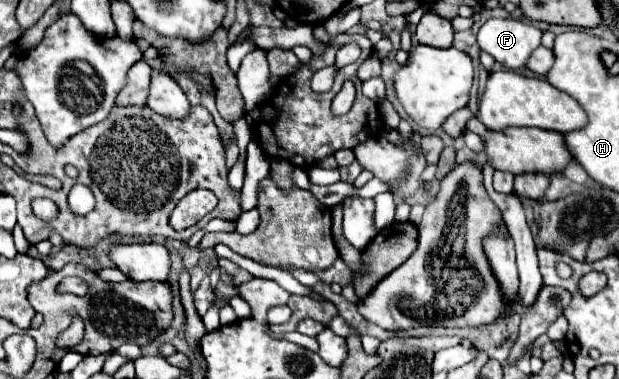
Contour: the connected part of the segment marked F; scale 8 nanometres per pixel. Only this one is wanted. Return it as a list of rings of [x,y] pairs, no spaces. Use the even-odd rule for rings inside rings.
[[[489,19],[477,33],[479,47],[487,51],[497,63],[501,63],[505,69],[521,71],[531,57],[531,53],[541,45],[541,31],[535,25],[517,21],[517,19]]]

